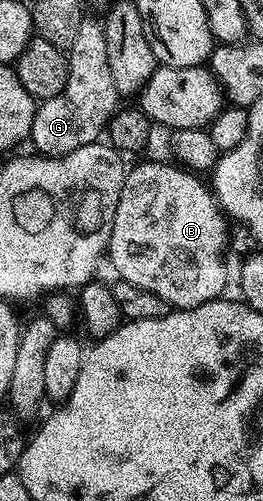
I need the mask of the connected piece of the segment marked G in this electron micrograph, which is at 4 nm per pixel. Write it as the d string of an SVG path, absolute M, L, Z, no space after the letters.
M83 18L75 42L66 51L69 63L68 83L60 95L41 102L34 111L29 140L39 154L47 157L63 157L85 145L93 145L103 136L110 118L117 112L120 94L112 81L108 66L105 28L98 22Z

